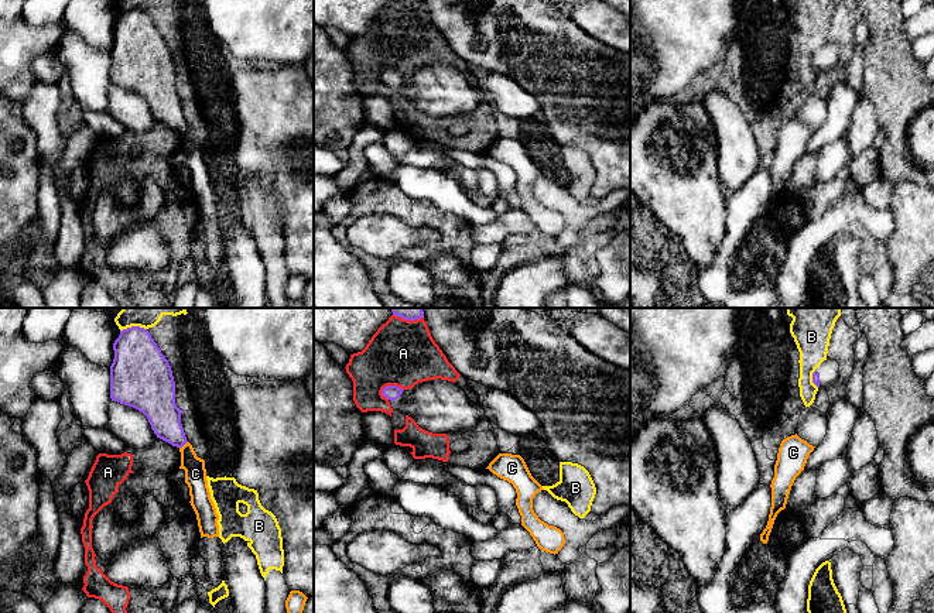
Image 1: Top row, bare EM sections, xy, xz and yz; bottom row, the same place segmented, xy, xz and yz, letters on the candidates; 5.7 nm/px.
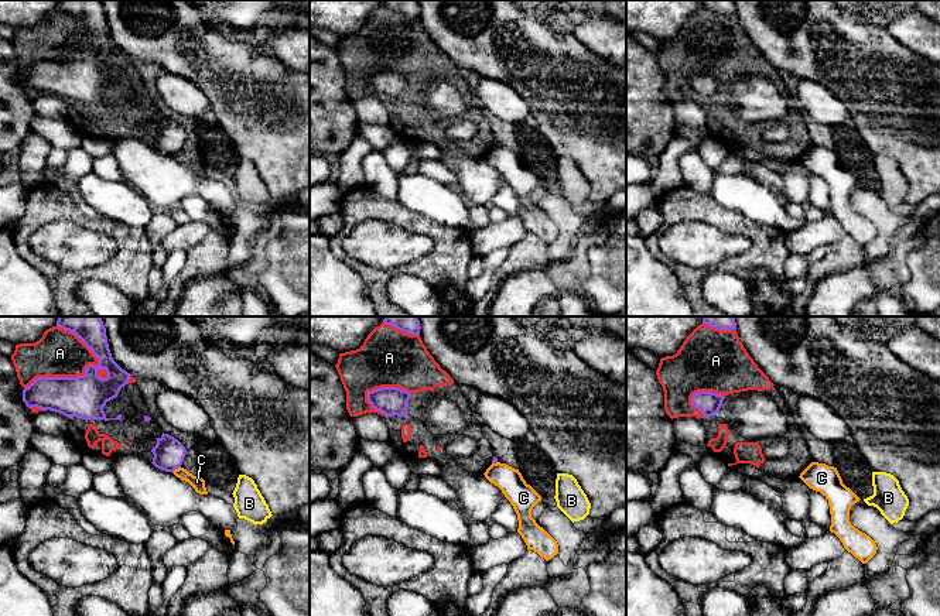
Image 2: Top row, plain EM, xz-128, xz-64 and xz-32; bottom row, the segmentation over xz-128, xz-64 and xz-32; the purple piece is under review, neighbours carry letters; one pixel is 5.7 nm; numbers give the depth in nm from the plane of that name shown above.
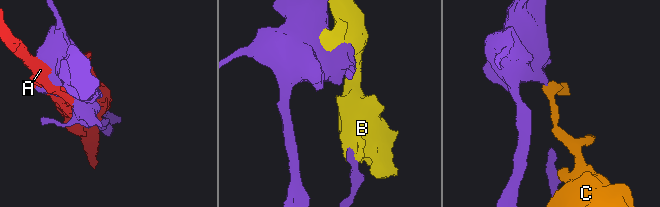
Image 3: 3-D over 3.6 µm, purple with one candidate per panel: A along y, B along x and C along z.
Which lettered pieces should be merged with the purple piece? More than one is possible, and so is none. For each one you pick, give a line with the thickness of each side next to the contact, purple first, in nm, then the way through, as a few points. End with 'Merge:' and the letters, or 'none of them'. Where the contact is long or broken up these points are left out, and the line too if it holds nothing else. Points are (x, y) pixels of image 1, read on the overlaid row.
Merge: none of them

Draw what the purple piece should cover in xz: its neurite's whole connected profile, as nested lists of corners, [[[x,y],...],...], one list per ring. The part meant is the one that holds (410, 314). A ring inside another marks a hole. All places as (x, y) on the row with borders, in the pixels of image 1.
[[[391,308],[393,315],[407,321],[415,321],[424,318],[422,308]]]

